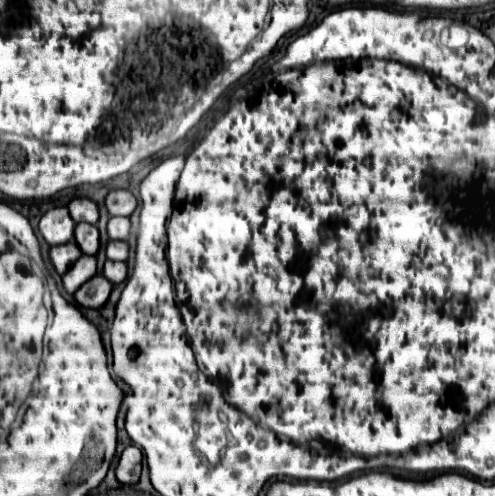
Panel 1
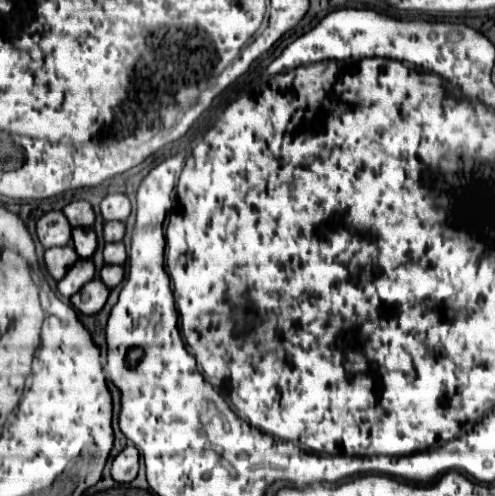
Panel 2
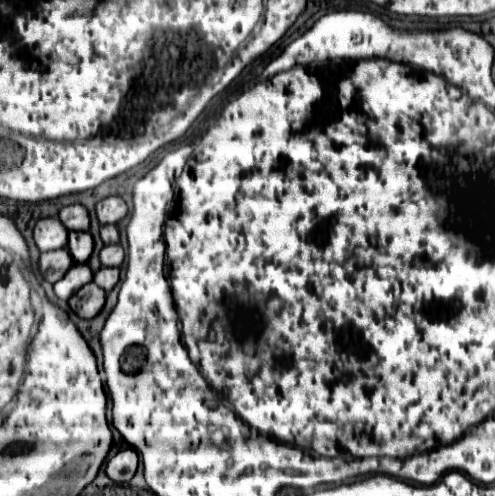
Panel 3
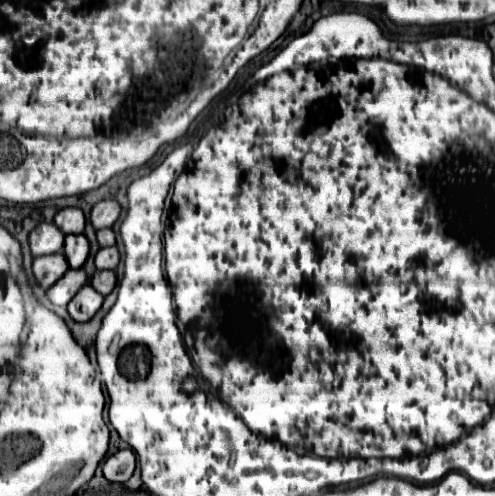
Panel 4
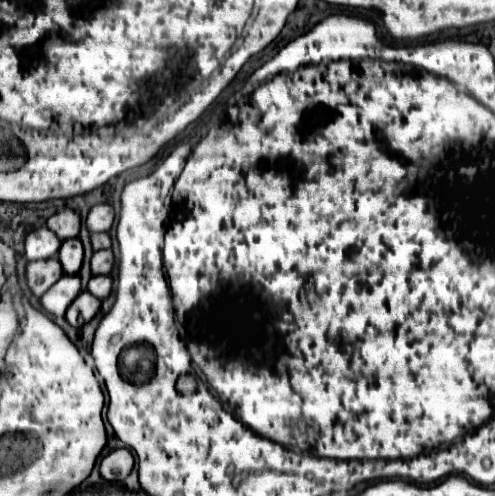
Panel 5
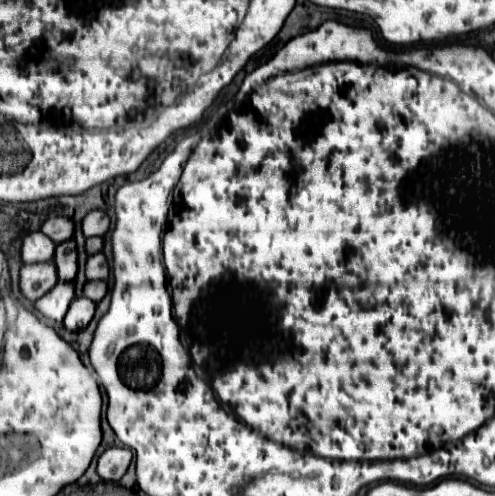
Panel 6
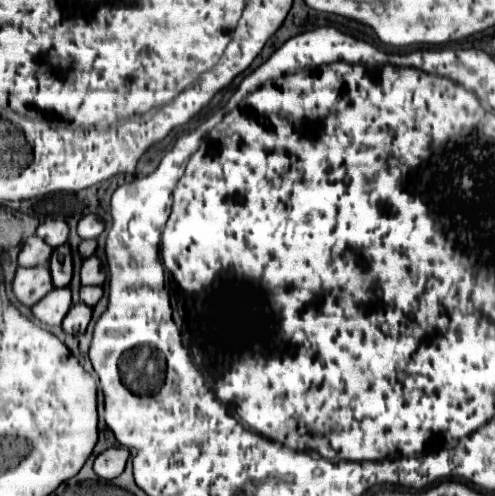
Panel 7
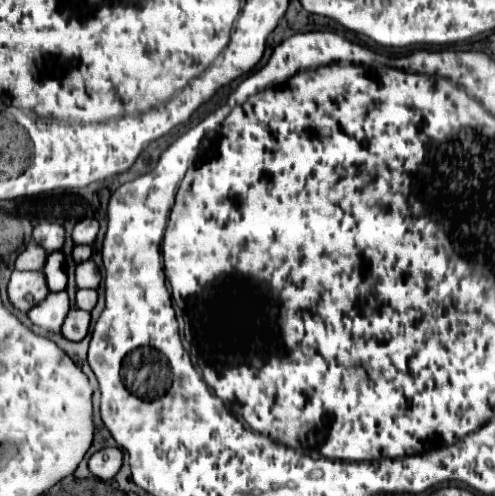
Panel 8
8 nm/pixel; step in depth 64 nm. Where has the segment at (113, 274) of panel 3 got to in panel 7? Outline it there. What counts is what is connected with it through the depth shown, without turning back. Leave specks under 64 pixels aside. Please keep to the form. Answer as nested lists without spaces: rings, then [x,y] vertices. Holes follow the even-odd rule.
[[[82,286],[80,300],[88,306],[96,306],[96,302],[102,298],[102,294],[104,294],[102,286]]]

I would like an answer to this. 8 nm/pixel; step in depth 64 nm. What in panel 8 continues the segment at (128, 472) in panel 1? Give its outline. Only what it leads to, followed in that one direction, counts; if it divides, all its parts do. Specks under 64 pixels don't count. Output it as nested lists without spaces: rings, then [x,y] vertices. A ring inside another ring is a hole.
[[[104,448],[90,458],[88,466],[90,472],[100,480],[110,480],[120,472],[122,462],[124,462],[124,452],[120,448]]]

